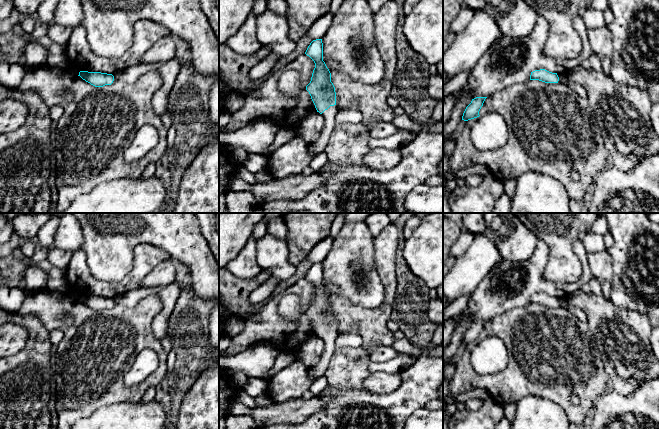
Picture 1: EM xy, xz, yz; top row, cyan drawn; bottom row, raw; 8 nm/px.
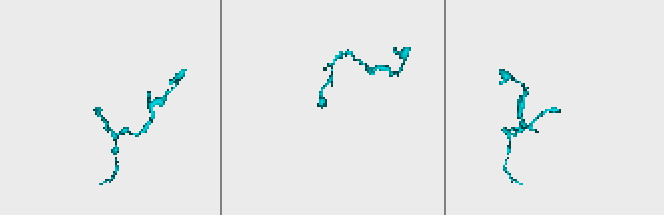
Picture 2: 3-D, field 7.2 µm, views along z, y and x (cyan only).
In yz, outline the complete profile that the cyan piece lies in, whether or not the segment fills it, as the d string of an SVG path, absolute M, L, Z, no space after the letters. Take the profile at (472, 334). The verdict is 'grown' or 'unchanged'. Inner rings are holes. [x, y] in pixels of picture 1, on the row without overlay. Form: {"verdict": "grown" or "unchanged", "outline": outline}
{"verdict": "unchanged", "outline": "M476 321L472 323L471 327L466 331L462 344L468 345L474 342L479 341L479 335L483 330L483 327L487 321Z"}

